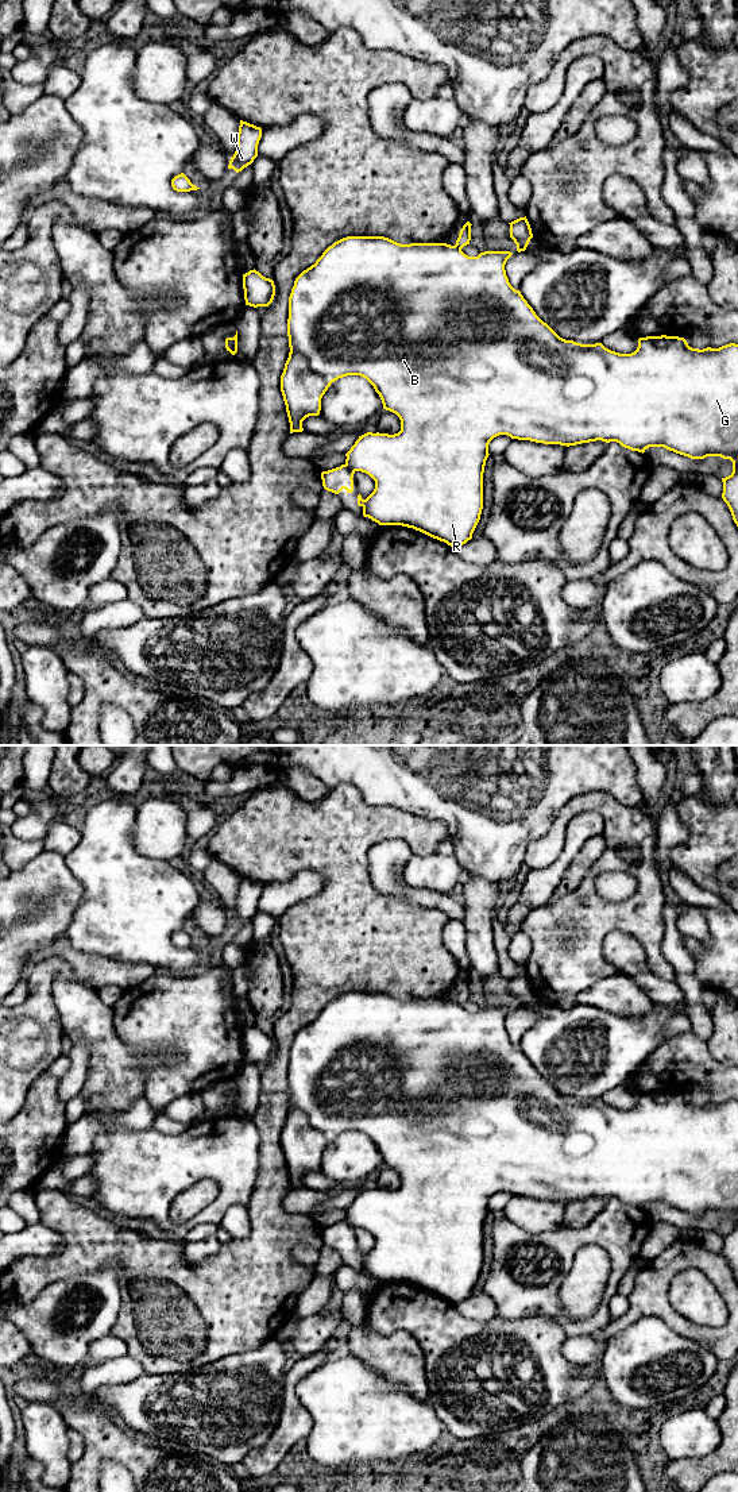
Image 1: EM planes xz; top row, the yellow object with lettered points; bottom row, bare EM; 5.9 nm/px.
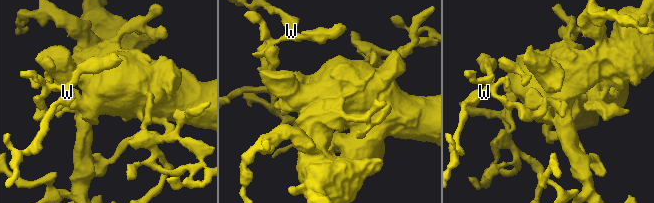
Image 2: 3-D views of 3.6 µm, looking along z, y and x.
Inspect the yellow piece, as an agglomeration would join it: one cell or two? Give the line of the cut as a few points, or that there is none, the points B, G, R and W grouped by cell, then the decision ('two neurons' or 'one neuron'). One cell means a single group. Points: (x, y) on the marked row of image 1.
cut in xz along (290, 351), (298, 353), (315, 371), (331, 382); B G R / W; two neurons

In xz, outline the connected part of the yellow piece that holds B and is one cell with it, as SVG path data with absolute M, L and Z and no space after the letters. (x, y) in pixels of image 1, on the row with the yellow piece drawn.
M347 236L329 246L314 265L295 278L289 297L290 352L302 355L309 367L331 383L347 375L366 378L379 394L383 409L395 413L401 420L398 433L367 432L359 436L345 454L348 469L366 473L375 481L374 491L363 502L363 516L379 525L413 528L452 548L465 544L472 539L483 509L483 473L490 455L488 444L494 437L507 435L511 439L567 447L602 440L617 442L625 448L642 454L649 447L664 447L691 459L707 456L730 459L733 473L722 478L722 498L738 527L738 344L730 343L719 348L699 350L689 347L684 338L661 335L640 338L634 352L619 354L606 348L602 343L581 344L565 340L544 323L521 292L510 285L505 265L511 255L510 251L484 251L478 257L468 257L461 248L447 243L401 244L385 236Z

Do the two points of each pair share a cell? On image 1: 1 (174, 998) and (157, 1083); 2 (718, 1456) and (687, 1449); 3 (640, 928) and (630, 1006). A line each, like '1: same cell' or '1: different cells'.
1: same cell
2: different cells
3: different cells

